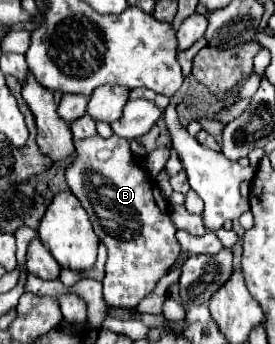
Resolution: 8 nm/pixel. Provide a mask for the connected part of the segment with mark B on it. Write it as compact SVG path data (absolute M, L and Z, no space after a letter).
M118 135L110 139L90 137L74 141L76 153L66 169L66 181L72 193L86 209L94 233L108 249L104 301L110 307L134 309L148 297L156 283L168 273L180 253L176 227L170 221L170 207L166 201L154 197L154 183L142 165L132 163L130 143Z

